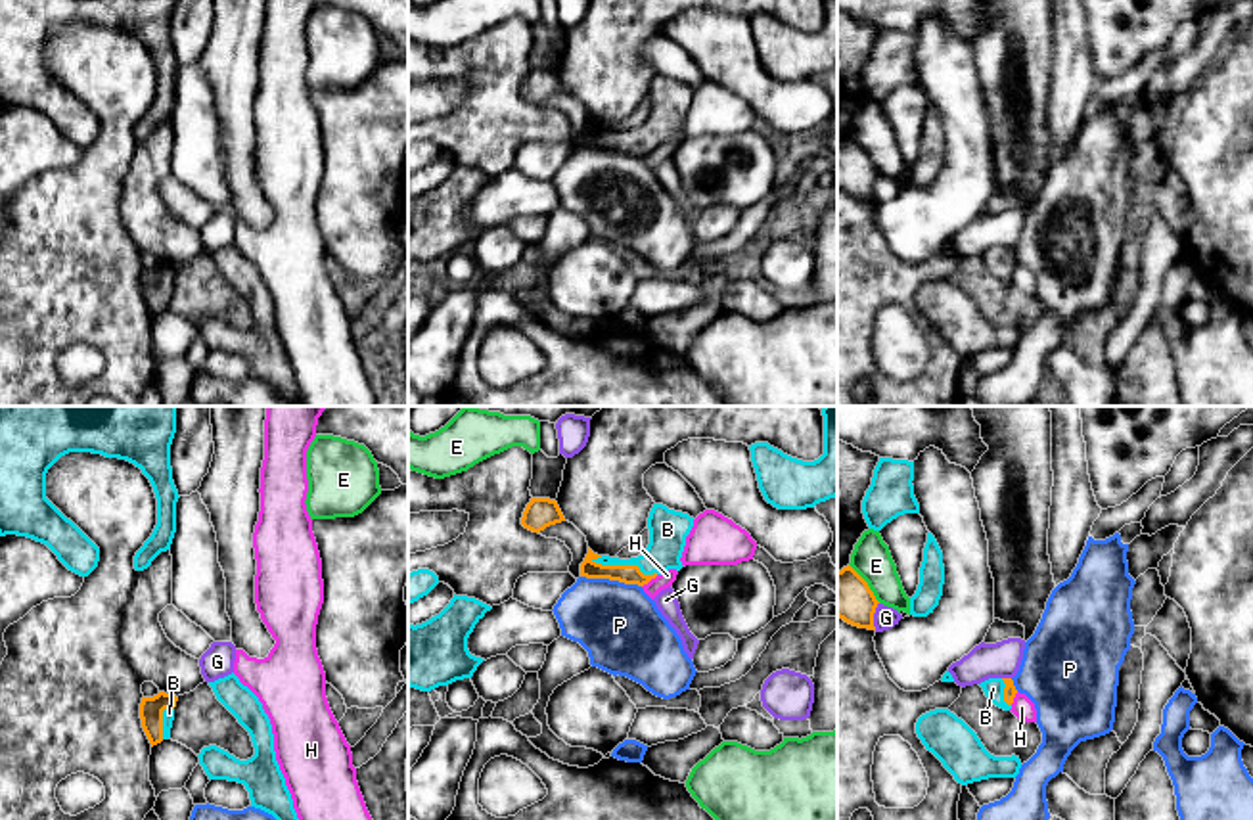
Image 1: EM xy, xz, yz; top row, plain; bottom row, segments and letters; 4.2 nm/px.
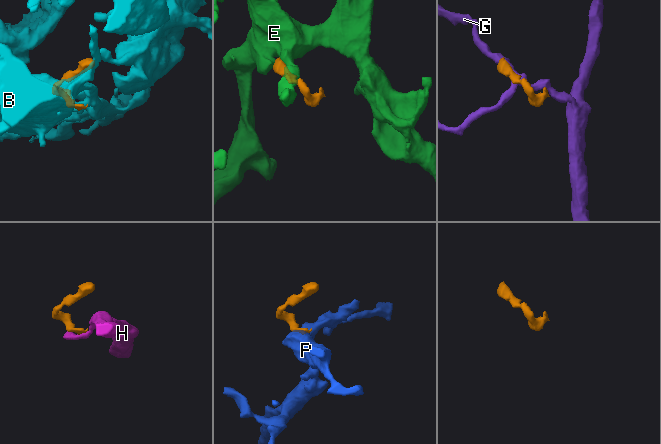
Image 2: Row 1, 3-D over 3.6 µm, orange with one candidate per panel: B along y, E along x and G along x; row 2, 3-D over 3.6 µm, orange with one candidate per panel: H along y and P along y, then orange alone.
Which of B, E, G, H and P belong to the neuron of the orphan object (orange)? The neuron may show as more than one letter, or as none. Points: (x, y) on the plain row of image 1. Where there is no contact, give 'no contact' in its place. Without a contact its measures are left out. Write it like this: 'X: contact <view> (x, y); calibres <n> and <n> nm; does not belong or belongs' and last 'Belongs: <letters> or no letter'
B: contact xz (625, 136); calibres 80 and 160 nm; belongs
E: contact yz (866, 154); calibres 200 and 160 nm; does not belong
G: contact yz (872, 186); calibres 200 and 100 nm; does not belong
H: contact xz (650, 150); calibres 80 and 70 nm; does not belong
P: contact xz (612, 150); calibres 80 and 360 nm; does not belong
Belongs: B

